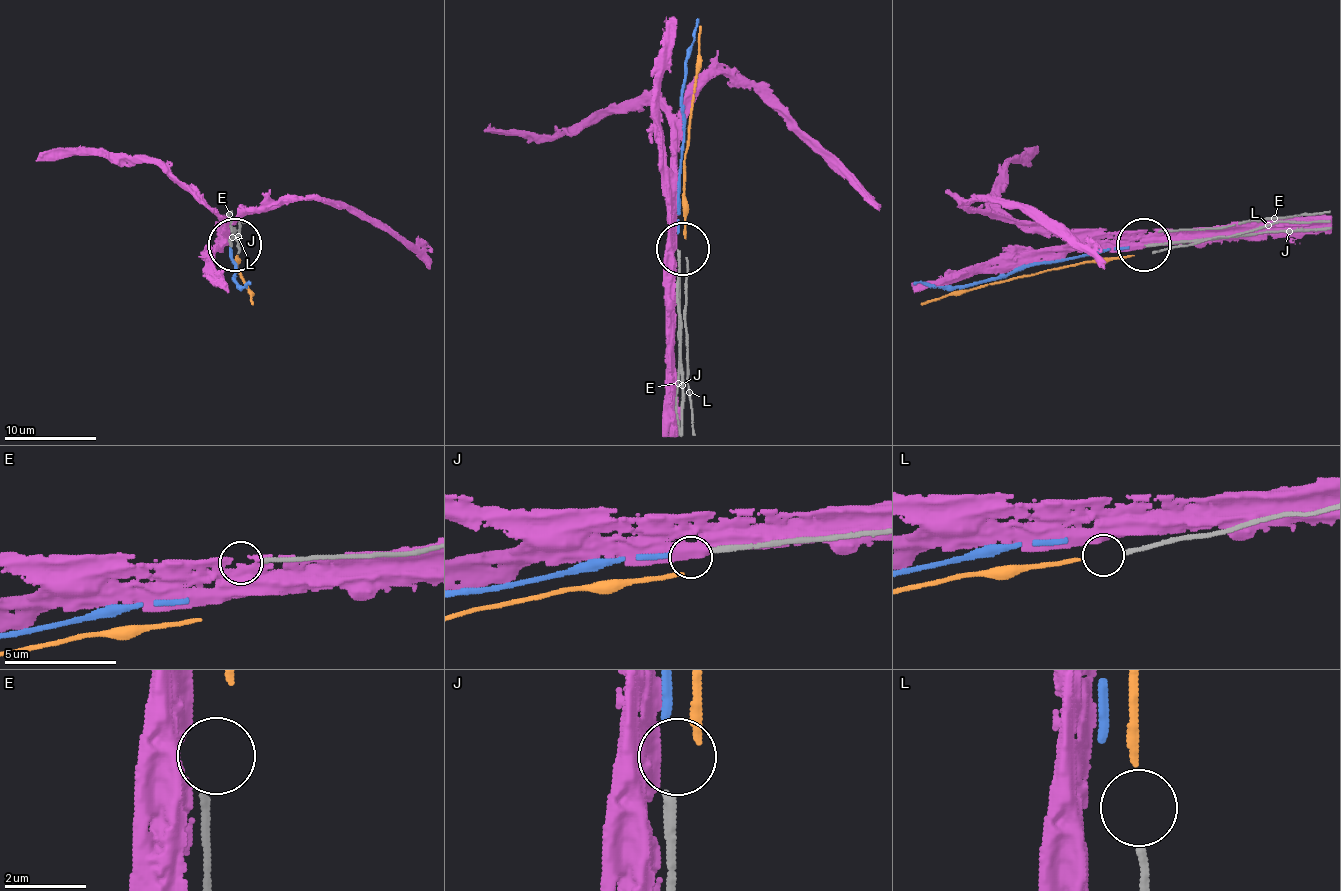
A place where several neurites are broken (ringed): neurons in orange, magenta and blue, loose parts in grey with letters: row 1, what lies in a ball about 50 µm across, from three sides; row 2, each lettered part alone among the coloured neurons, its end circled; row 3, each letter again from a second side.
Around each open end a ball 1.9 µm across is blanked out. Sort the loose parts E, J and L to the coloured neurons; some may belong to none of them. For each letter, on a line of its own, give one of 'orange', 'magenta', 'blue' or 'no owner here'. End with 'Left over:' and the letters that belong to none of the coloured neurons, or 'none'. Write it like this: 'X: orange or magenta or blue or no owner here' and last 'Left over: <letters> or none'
E: no owner here
J: blue
L: orange
Left over: E

